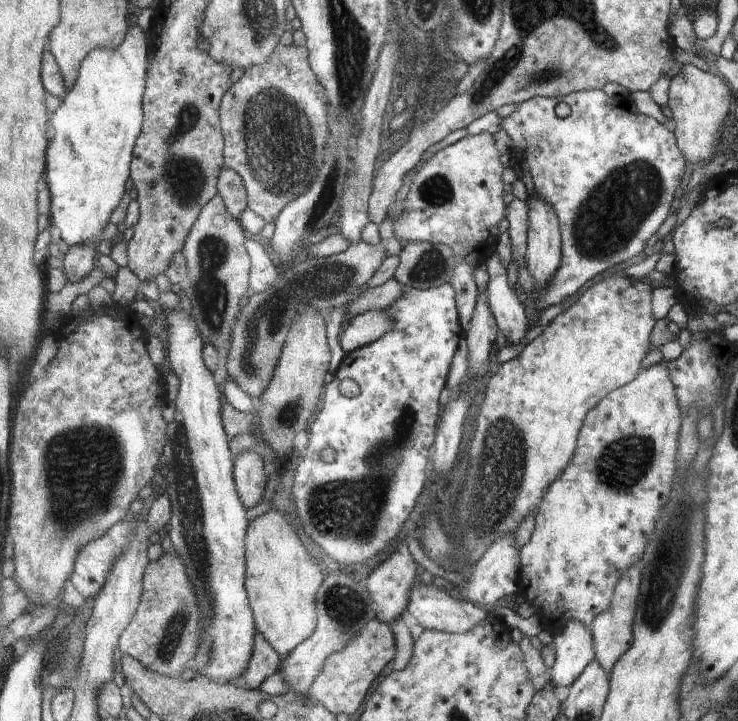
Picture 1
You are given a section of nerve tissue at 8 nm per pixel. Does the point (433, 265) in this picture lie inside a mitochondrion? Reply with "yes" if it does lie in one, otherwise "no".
yes

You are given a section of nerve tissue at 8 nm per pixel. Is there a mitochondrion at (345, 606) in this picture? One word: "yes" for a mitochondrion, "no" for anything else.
yes

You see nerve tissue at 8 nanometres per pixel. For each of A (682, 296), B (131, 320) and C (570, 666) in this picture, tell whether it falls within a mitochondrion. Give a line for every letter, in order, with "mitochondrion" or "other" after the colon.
A: other
B: other
C: other

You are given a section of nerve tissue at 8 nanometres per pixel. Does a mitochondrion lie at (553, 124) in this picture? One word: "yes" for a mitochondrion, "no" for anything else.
no

